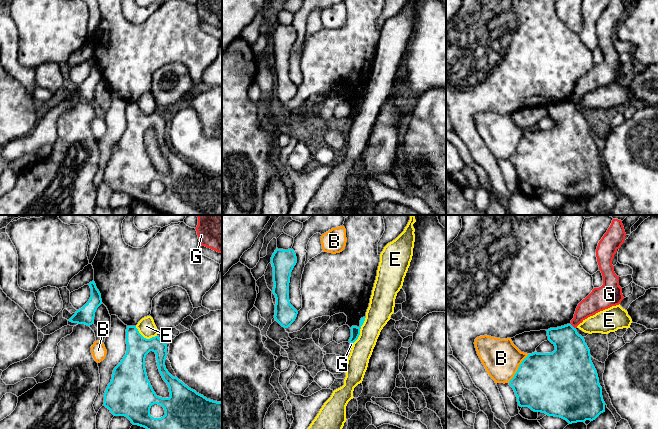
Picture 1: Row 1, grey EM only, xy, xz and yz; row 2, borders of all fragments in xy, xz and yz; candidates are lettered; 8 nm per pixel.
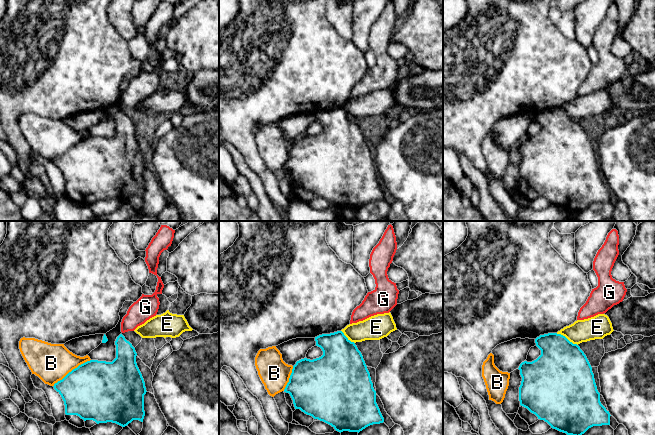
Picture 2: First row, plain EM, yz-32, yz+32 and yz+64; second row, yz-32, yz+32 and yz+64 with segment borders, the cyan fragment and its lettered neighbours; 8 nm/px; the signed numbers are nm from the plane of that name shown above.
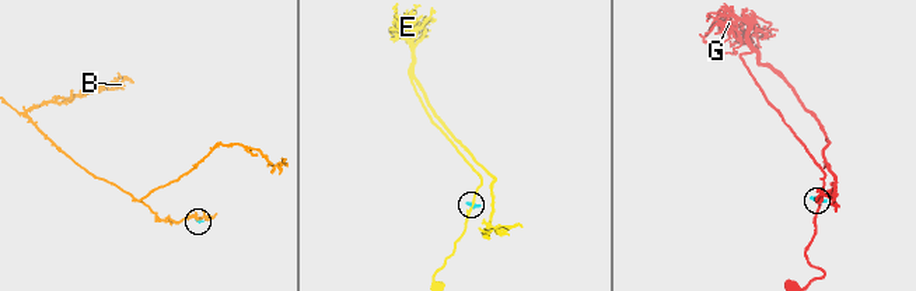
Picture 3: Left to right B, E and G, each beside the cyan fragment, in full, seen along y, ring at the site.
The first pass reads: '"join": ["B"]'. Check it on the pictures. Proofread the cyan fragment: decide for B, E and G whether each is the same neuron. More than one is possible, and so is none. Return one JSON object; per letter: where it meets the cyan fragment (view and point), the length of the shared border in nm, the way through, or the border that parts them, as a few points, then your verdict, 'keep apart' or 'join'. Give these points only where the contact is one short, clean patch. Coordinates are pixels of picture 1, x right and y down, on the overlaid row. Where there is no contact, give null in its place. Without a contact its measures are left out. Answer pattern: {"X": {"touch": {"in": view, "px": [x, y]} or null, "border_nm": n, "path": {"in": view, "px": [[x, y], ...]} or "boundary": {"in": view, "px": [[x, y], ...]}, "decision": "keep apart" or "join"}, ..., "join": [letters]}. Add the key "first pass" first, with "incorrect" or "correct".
{"first pass": "incorrect", "B": {"touch": {"in": "yz", "px": [518, 368]}, "border_nm": 280, "decision": "keep apart"}, "E": {"touch": {"in": "xz", "px": [359, 330]}, "border_nm": 240, "boundary": {"in": "xz", "px": [[366, 317], [361, 326], [360, 334], [353, 343]]}, "decision": "keep apart"}, "G": {"touch": {"in": "yz", "px": [572, 326]}, "border_nm": 60, "boundary": {"in": "yz", "px": [[570, 323], [575, 328]]}, "decision": "keep apart"}, "join": []}

